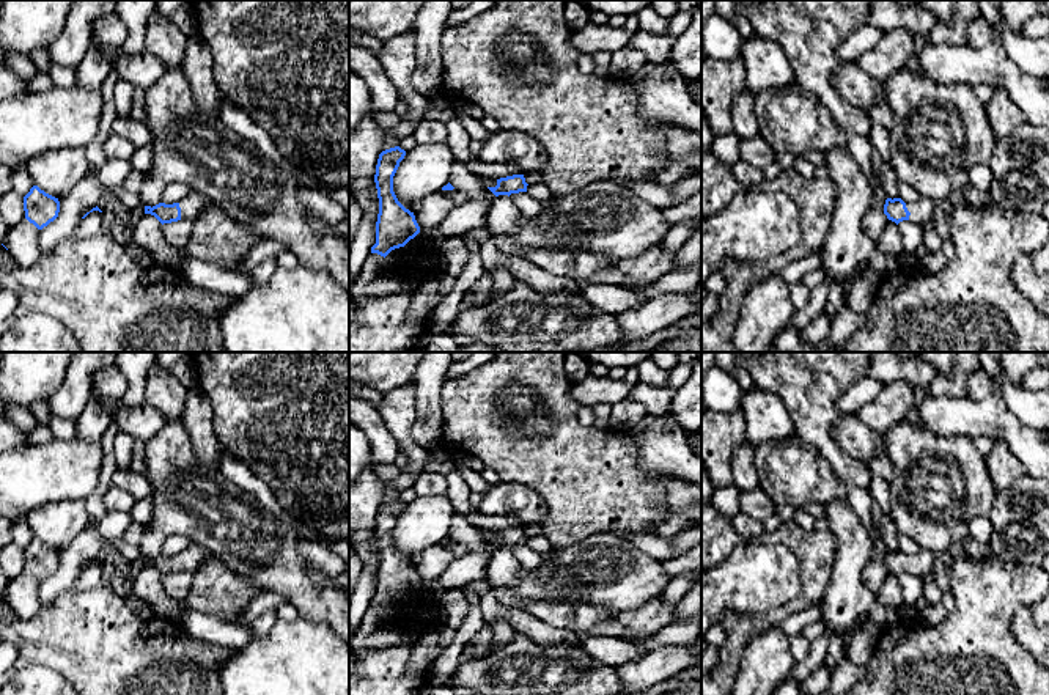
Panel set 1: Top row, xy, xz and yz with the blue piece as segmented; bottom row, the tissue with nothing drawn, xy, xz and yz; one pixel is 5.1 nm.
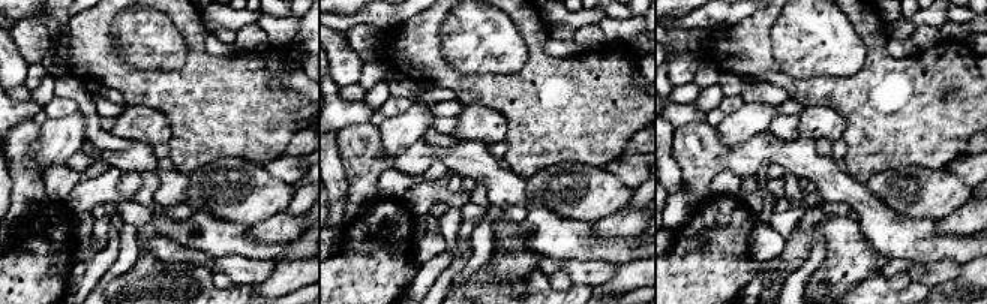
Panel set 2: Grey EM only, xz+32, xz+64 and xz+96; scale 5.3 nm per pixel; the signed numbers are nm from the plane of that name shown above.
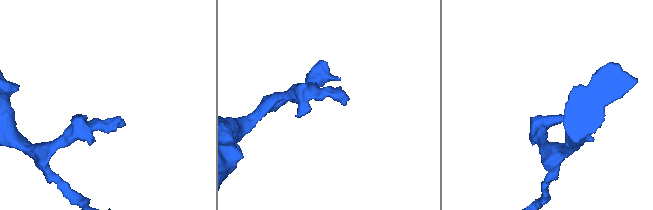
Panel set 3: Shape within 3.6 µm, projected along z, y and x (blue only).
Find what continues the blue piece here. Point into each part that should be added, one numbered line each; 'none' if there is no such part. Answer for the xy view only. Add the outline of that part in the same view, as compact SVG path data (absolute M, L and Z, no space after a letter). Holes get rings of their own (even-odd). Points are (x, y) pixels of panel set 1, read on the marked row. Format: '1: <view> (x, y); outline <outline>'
1: xy (192, 205); outline M190 192L179 201L181 219L195 220L200 212L211 203L206 197Z

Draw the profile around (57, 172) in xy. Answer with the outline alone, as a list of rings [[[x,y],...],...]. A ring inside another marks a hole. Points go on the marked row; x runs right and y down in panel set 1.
[[[83,146],[39,154],[25,165],[33,184],[58,200],[86,176],[88,167]]]

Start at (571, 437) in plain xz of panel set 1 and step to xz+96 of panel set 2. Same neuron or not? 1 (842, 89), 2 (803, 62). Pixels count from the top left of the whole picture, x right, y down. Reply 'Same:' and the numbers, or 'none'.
Same: 1

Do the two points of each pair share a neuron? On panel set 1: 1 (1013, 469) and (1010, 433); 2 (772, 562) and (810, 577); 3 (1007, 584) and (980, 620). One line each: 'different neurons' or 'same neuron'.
1: different neurons
2: different neurons
3: same neuron

